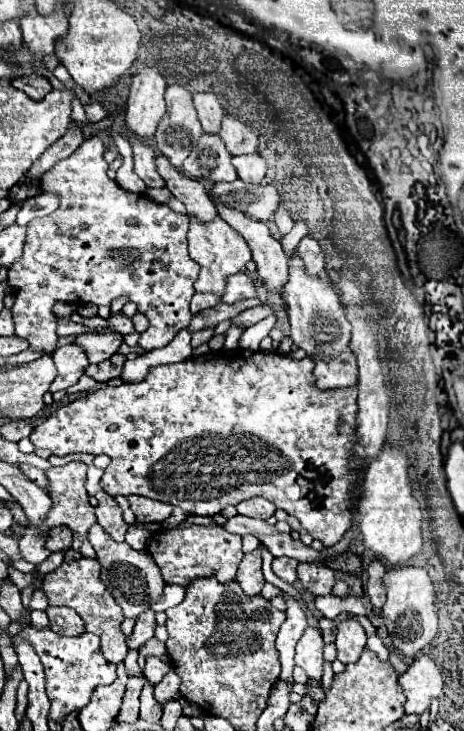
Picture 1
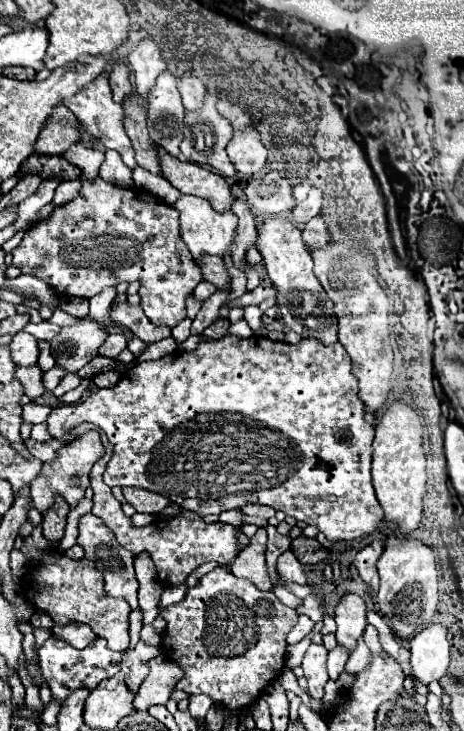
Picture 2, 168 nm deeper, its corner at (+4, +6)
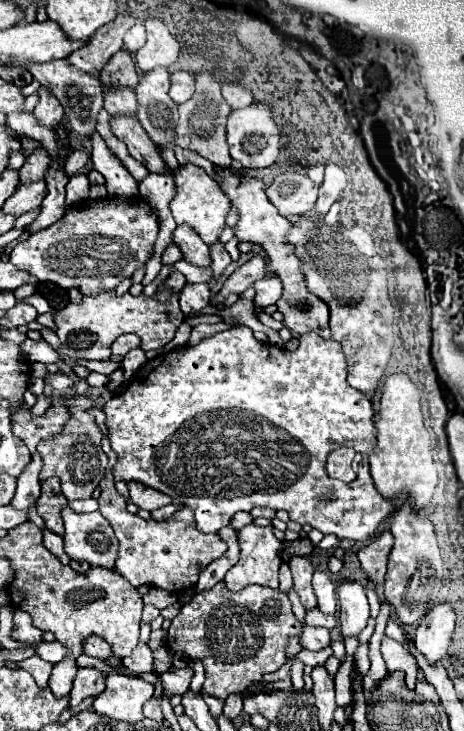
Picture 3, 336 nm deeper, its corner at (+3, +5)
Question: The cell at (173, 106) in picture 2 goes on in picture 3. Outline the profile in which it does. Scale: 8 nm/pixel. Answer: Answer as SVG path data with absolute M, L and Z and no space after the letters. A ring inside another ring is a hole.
M159 66L159 68L153 68L145 74L141 74L139 78L139 84L133 88L135 90L135 96L137 96L137 118L141 122L141 126L145 128L145 132L151 136L151 140L157 144L157 146L163 146L163 160L167 160L165 164L171 164L175 168L179 168L179 162L173 154L173 148L175 148L175 140L173 140L173 134L175 134L175 124L177 124L177 104L169 98L169 70Z

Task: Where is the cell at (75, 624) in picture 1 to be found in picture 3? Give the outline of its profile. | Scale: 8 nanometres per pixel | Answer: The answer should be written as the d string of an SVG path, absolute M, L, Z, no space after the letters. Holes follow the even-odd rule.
M89 636L87 640L85 640L85 654L87 656L93 656L93 658L101 658L101 660L107 660L107 658L113 658L113 650L111 650L111 646L103 640L103 638L99 638L99 636Z

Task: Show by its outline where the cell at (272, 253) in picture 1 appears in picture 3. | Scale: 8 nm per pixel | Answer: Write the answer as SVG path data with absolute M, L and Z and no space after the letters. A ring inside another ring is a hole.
M111 116L111 132L133 150L133 158L147 166L149 172L165 172L165 162L157 152L155 142L143 132L133 116Z

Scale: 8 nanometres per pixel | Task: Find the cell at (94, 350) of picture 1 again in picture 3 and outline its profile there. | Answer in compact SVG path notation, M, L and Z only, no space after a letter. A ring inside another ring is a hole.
M123 334L123 336L119 336L119 338L115 340L115 344L111 346L111 352L113 352L113 354L119 354L119 356L125 356L129 350L139 348L139 346L141 346L139 336L135 336L135 334Z

